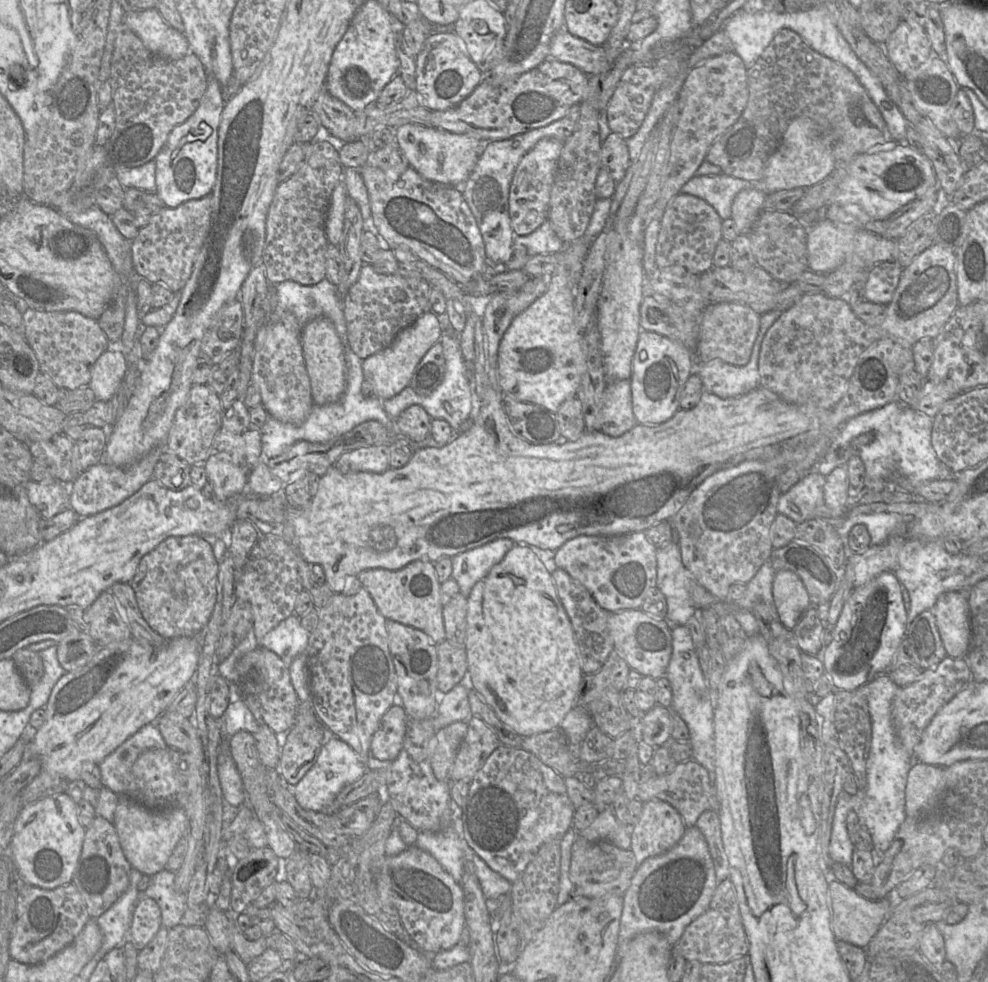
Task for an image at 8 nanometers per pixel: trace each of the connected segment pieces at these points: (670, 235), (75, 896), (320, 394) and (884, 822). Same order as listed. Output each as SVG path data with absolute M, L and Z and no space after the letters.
M678 194L667 205L661 219L656 245L658 268L682 266L688 272L701 275L713 267L718 242L722 239L722 219L705 200L690 194Z
M12 863L12 881L17 893L17 918L10 940L10 957L35 965L56 955L74 942L91 918L86 902L73 882L54 889L25 883Z
M320 316L306 323L301 329L301 345L314 404L338 402L346 387L346 364L344 349L333 322Z
M888 674L879 675L855 690L858 695L866 700L871 717L872 739L866 762L867 785L865 789L858 790L855 795L843 791L838 797L829 845L829 857L832 862L838 862L849 867L852 865L853 852L856 848L846 826L848 812L854 811L861 825L870 833L873 842L872 853L876 862L882 861L897 831L906 819L905 789L909 770L915 760L901 746L895 734L892 703L898 690L899 687L890 679Z

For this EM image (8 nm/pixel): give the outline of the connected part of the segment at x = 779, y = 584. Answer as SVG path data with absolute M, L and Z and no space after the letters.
M789 570L775 573L772 594L780 622L793 630L801 616L812 604L801 579Z

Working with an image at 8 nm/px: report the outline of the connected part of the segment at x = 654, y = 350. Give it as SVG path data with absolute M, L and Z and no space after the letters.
M640 332L630 378L633 413L639 424L660 425L681 409L682 392L693 374L693 357L693 352L675 340L656 332Z

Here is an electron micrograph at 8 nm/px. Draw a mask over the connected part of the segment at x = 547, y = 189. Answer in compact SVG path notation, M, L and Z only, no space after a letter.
M543 138L522 157L516 167L509 193L509 215L515 235L528 235L548 219L551 189L562 147L563 142L555 138Z

